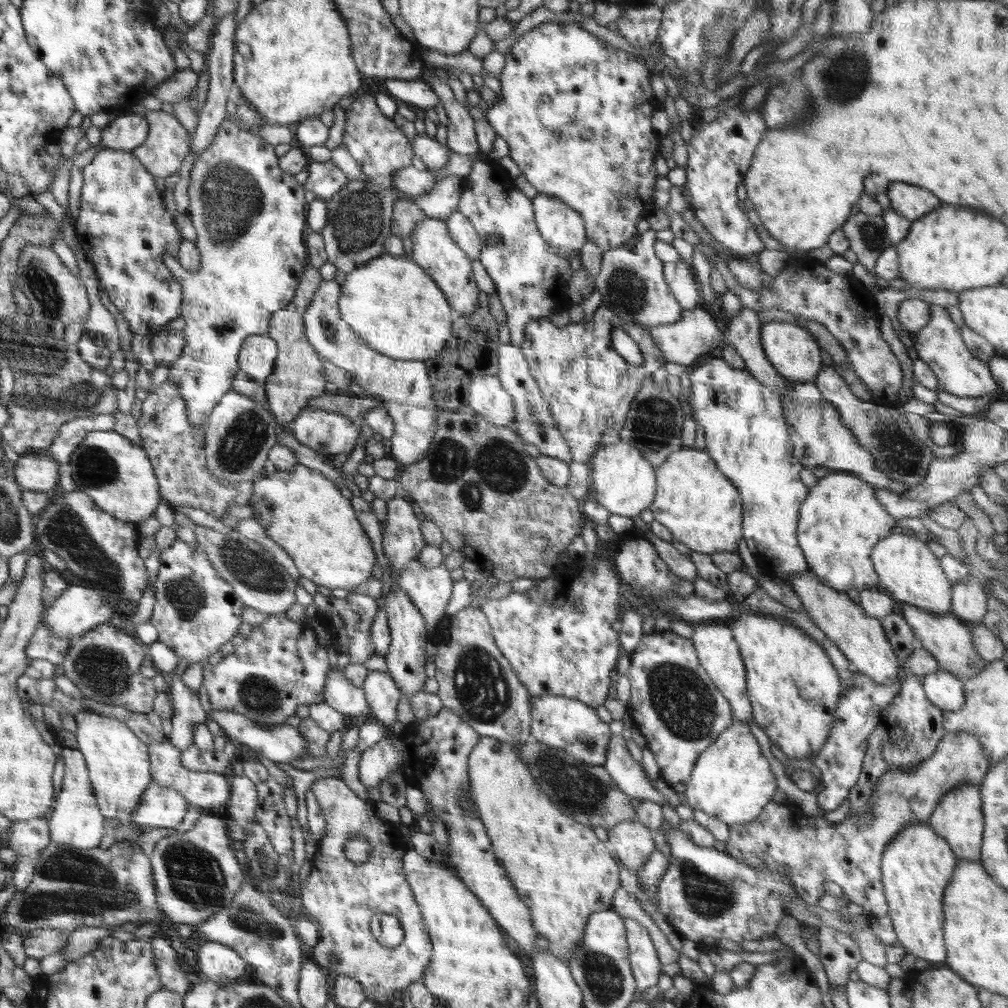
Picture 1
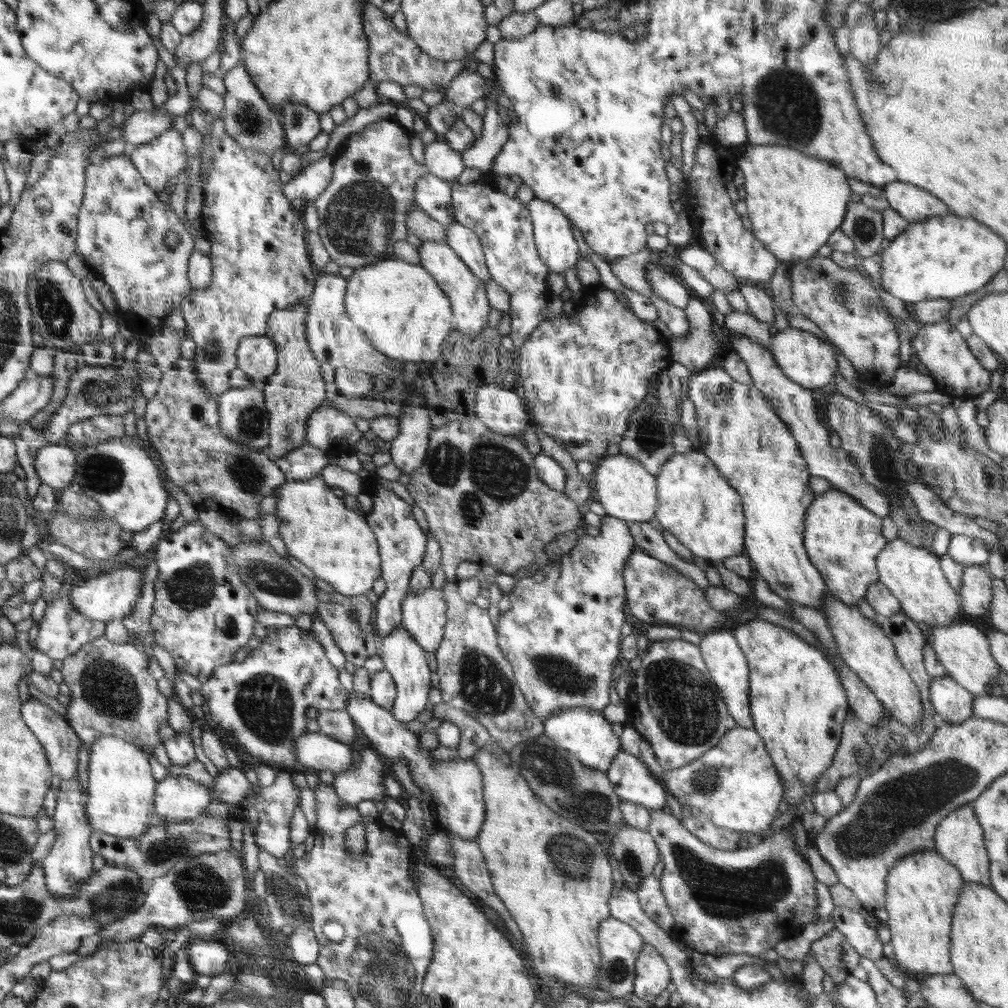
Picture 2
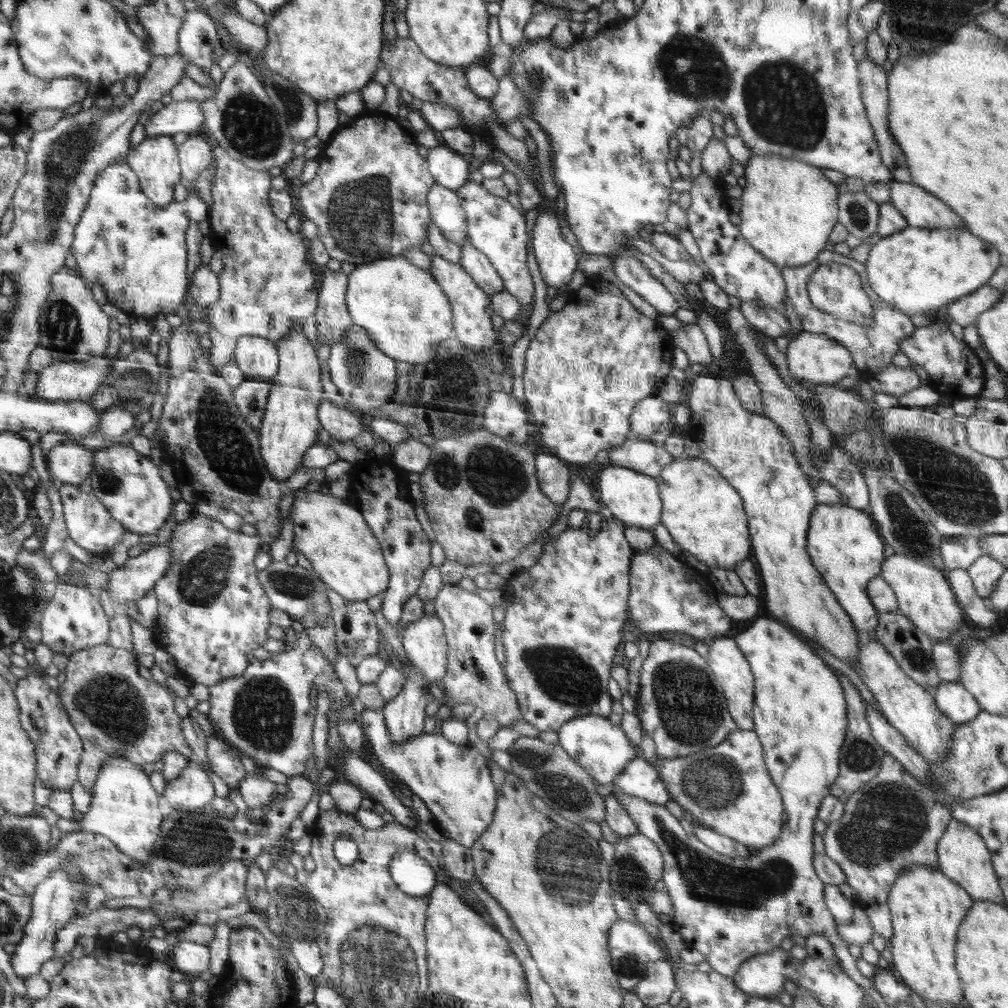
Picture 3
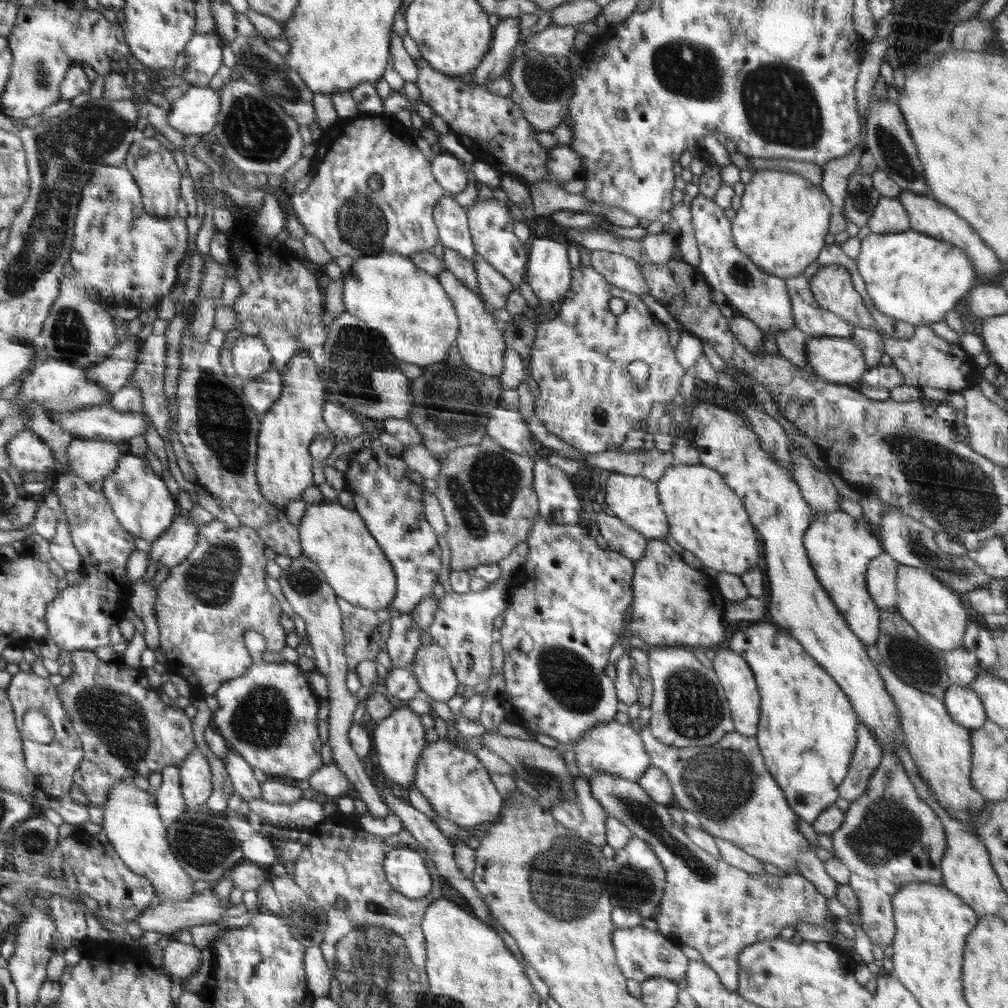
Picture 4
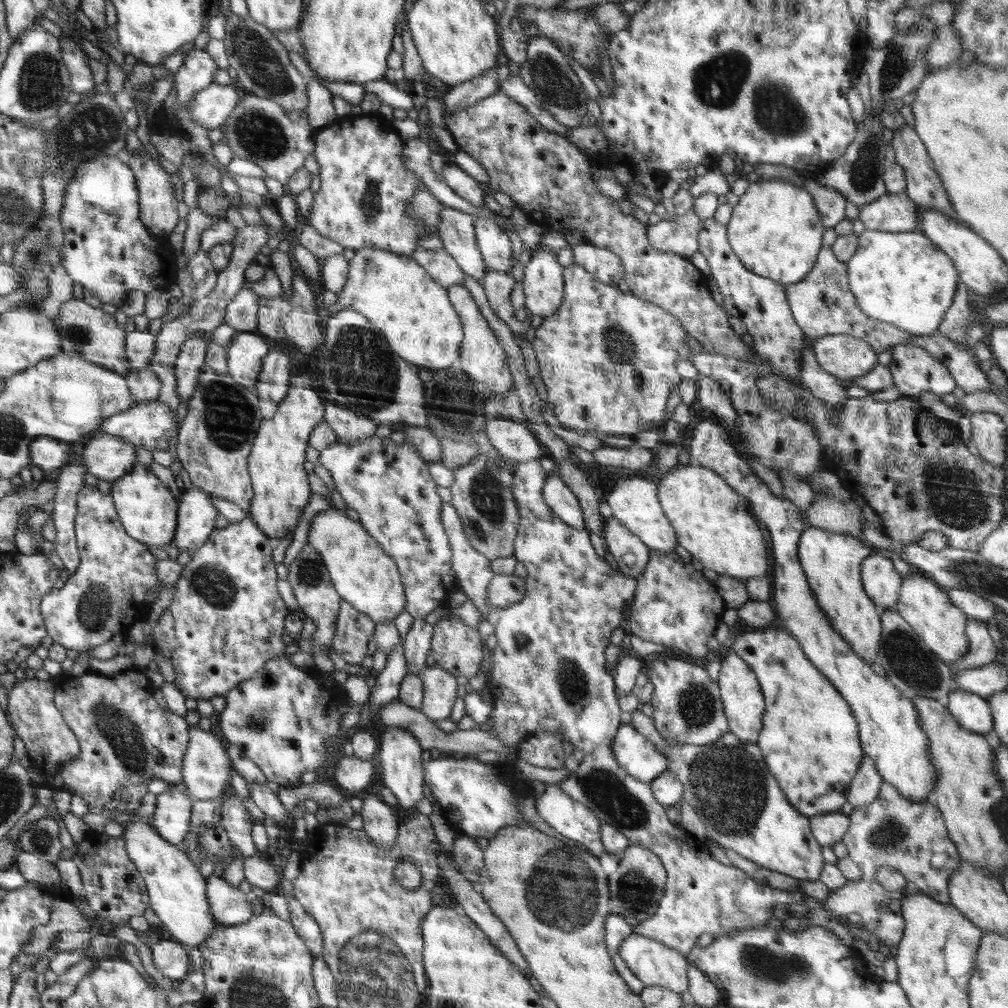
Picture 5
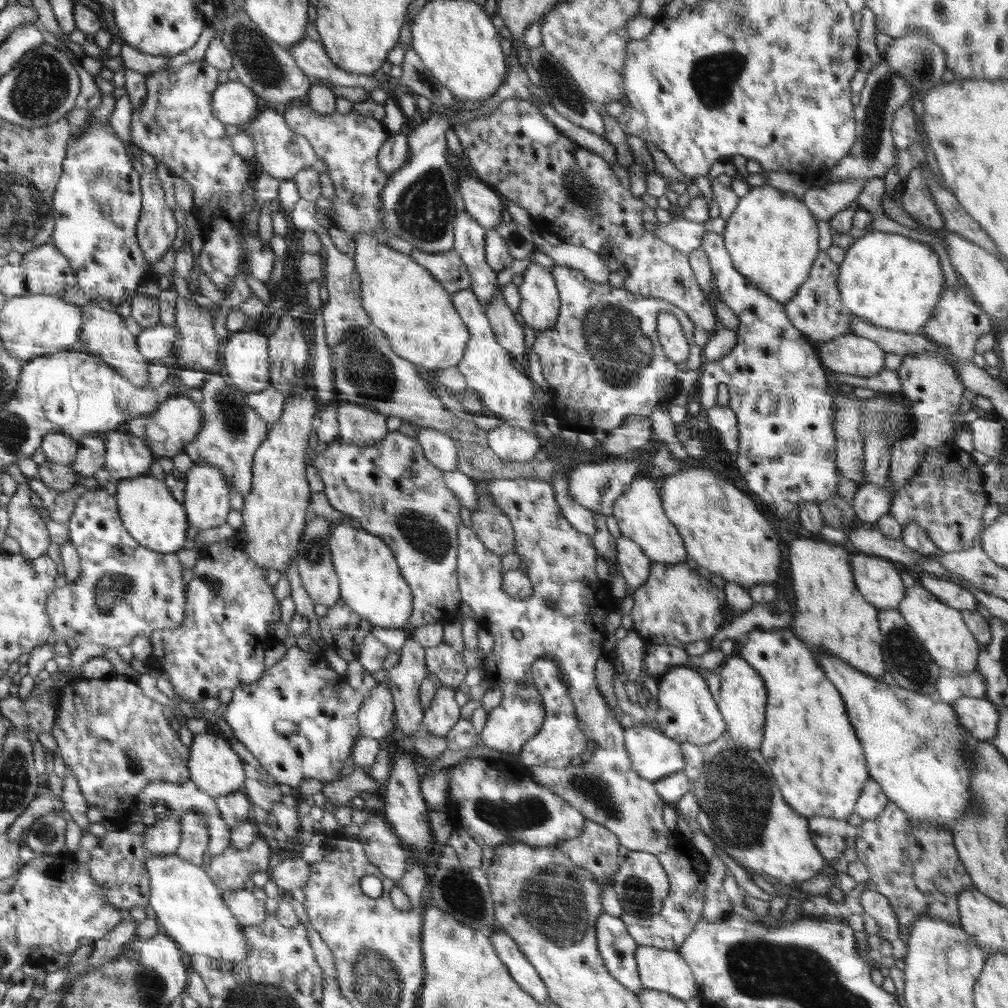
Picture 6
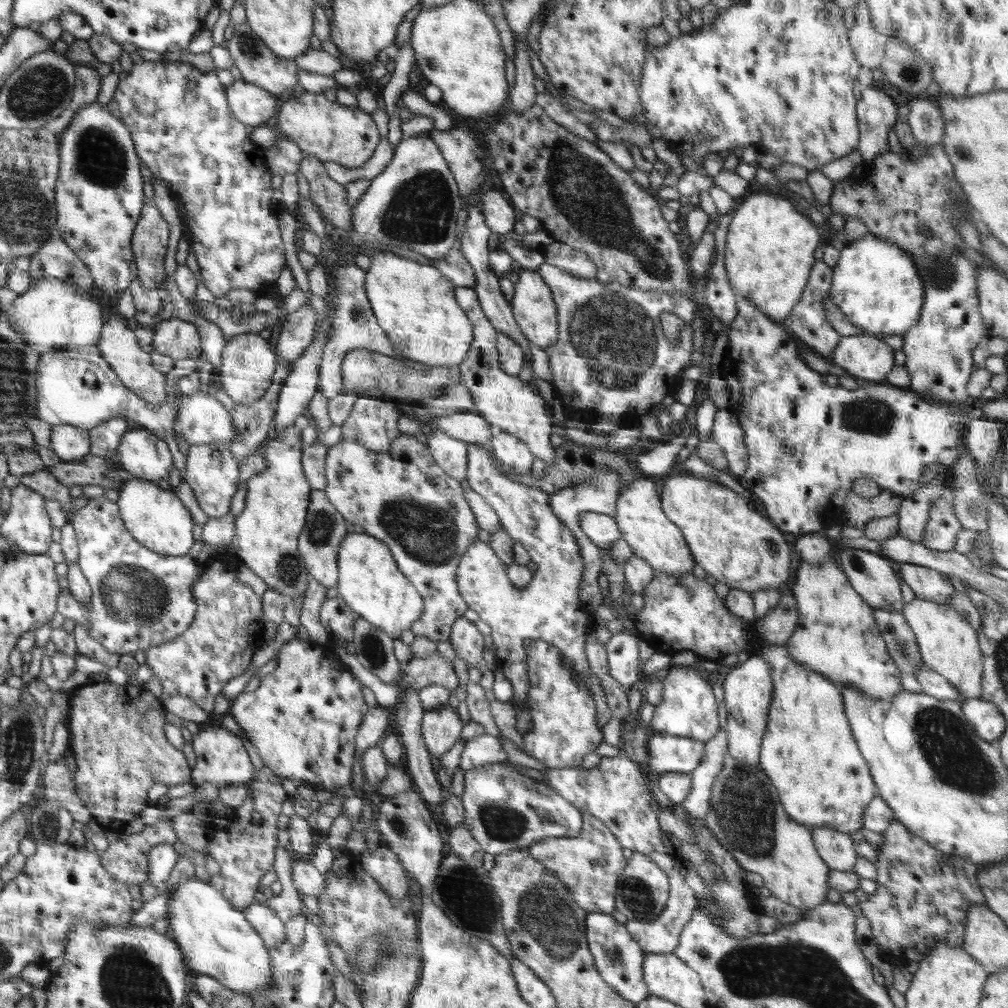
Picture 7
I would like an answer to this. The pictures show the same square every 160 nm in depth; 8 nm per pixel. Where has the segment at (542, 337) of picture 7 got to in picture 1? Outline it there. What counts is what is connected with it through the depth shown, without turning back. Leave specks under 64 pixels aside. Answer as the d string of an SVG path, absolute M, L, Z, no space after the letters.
M538 194L532 199L540 236L558 256L574 257L588 240L583 218L555 196Z

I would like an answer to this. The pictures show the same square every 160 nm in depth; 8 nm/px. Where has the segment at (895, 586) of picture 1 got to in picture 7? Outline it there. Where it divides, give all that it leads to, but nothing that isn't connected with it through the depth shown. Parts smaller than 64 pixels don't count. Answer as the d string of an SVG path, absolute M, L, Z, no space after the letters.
M915 598L905 603L901 612L915 634L923 664L939 672L952 686L957 687L963 700L981 698L983 654L977 630L949 604Z

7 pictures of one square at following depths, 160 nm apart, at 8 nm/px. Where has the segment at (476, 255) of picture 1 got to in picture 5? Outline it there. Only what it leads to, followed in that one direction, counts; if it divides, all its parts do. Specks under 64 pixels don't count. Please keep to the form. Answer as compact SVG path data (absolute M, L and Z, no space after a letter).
M487 269L480 283L484 287L493 314L510 327L513 337L520 342L520 338L526 336L531 324L514 317L515 308L511 305L511 292L516 282L512 273Z

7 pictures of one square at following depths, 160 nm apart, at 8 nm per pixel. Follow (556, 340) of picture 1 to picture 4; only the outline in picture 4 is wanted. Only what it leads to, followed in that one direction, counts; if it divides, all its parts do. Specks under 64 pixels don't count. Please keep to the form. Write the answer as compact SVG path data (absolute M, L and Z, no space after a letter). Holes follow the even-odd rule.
M585 261L572 269L570 290L561 301L560 312L555 318L539 322L531 348L530 376L538 383L540 395L535 397L535 414L548 432L562 442L574 446L578 454L590 456L618 448L630 435L640 429L647 417L656 413L655 404L672 402L680 390L685 368L676 360L668 343L668 328L649 311L649 303L637 294L618 288L590 267ZM612 298L622 298L626 309L621 315L613 314L608 307ZM642 360L649 366L649 379L645 388L632 383L628 364Z

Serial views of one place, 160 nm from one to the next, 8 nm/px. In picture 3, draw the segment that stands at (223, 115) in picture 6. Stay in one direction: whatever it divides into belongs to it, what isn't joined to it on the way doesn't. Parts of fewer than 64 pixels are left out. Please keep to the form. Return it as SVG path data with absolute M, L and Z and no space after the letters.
M196 100L172 101L153 112L143 125L146 136L172 136L178 132L197 134L204 131L205 114Z

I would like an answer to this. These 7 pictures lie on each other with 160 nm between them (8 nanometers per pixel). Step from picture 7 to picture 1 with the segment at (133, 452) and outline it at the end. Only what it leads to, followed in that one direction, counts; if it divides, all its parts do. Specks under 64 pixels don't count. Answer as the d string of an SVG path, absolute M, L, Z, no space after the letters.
M41 452L20 455L14 463L14 482L22 490L55 494L59 484L59 466L56 460Z

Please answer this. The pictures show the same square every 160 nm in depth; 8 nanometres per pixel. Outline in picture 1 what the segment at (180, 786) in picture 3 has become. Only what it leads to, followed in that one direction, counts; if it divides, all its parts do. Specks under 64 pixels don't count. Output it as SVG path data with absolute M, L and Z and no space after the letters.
M151 784L139 800L137 810L129 822L143 828L172 828L178 826L187 815L189 802L186 797L173 788Z

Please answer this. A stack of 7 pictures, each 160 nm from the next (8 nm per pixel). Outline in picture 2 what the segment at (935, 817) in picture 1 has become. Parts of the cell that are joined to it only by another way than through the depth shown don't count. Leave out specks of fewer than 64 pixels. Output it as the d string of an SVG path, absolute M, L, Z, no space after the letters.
M973 801L967 802L942 819L935 834L934 849L944 860L958 869L965 882L977 882L992 887L989 856L984 844L982 827L974 814Z

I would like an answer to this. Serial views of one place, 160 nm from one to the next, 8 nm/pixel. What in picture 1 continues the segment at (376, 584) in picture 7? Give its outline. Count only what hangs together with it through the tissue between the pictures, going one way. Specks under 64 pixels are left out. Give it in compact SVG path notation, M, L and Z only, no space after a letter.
M298 464L290 473L265 472L252 488L248 506L254 511L254 519L290 555L305 580L352 591L372 577L376 564L372 543L356 520L350 500L340 494L334 481Z

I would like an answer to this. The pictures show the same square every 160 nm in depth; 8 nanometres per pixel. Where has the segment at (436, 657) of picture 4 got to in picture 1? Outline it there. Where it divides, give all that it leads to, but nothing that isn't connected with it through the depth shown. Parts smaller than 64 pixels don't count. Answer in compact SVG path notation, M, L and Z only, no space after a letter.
M417 556L406 565L406 569L400 573L398 579L399 588L401 588L411 600L411 603L418 609L425 622L425 629L429 638L434 638L438 633L438 628L445 619L445 610L448 599L451 597L453 582L450 572L443 566L436 569L424 567Z

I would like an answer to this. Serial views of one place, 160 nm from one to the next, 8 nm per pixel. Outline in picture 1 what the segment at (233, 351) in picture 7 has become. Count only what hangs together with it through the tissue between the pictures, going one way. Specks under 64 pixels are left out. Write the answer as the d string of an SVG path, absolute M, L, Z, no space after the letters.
M252 335L245 340L240 350L240 370L252 380L264 384L274 370L276 342L273 337Z

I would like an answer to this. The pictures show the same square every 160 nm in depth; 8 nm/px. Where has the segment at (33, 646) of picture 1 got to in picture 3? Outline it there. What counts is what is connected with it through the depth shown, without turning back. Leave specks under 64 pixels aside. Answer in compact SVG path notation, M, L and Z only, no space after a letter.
M58 582L54 597L48 601L41 619L41 642L56 654L69 656L86 648L104 645L109 640L108 618L102 612L100 604L94 602L94 596L90 596L90 592L84 592L84 587Z

